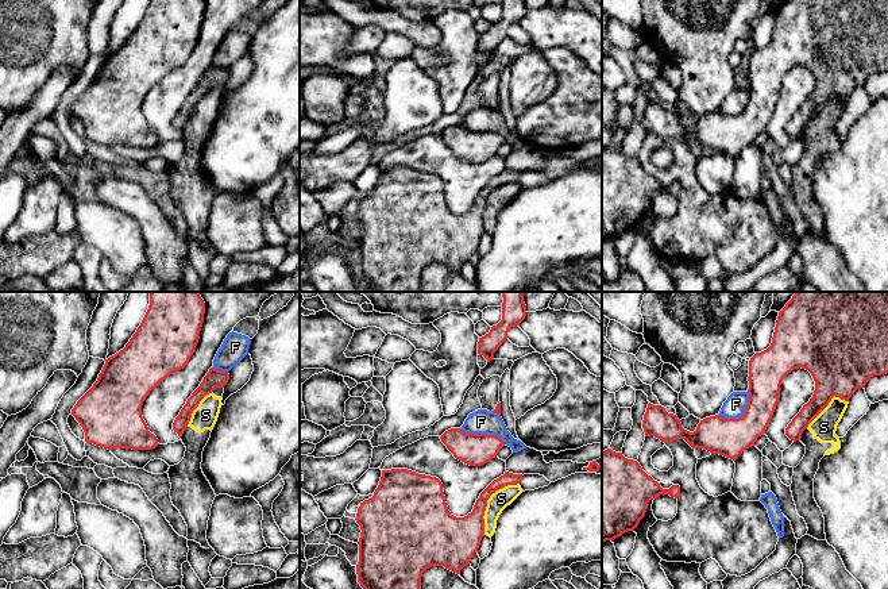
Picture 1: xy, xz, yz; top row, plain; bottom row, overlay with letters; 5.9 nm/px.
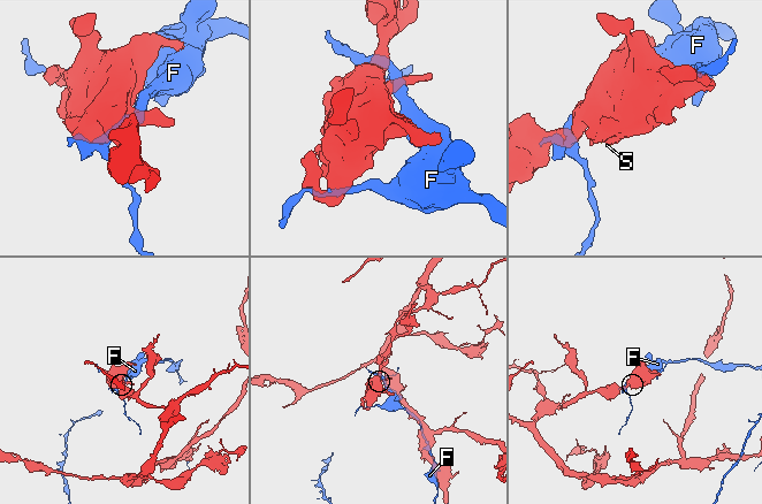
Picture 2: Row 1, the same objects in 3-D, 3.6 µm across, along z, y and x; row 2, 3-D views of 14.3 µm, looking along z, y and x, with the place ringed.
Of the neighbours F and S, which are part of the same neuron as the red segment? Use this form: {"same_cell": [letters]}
{"same_cell": []}

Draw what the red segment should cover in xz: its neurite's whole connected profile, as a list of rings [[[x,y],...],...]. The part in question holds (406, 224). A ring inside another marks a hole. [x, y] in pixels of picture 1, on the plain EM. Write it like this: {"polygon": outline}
{"polygon": [[[408,166],[382,168],[374,193],[360,200],[356,220],[360,223],[358,280],[367,292],[420,292],[422,270],[432,263],[460,272],[470,262],[484,234],[487,197],[497,188],[517,182],[522,172],[505,169],[479,193],[474,207],[464,215],[453,213],[447,204],[439,176]]]}

